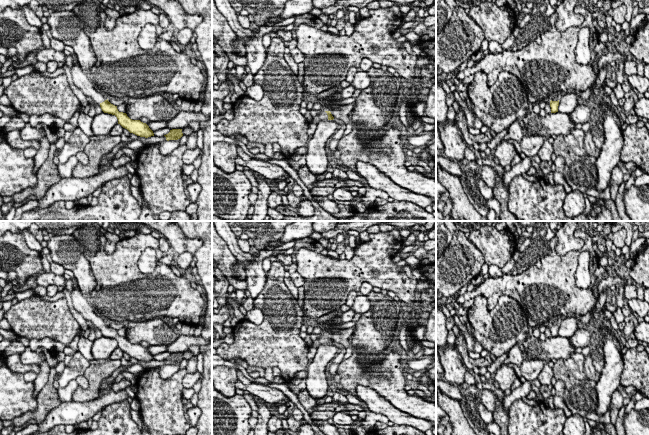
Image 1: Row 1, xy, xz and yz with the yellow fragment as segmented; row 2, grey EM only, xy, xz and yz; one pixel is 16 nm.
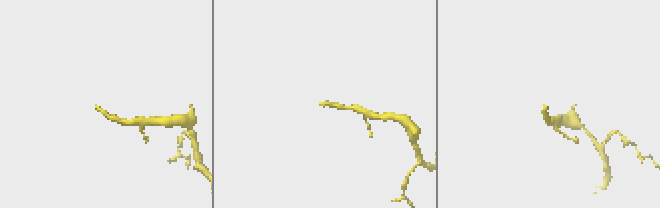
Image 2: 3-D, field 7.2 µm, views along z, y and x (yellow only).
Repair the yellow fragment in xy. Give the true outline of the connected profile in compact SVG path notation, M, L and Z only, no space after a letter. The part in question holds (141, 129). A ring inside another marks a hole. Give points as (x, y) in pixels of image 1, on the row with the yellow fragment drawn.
M73 54L74 65L71 68L71 75L74 84L79 88L86 97L90 97L97 105L99 105L104 113L115 115L118 119L118 124L140 137L154 136L153 131L146 123L140 120L130 119L126 113L119 112L117 106L111 104L106 96L101 93L90 80L87 72L83 71L77 61L77 57Z

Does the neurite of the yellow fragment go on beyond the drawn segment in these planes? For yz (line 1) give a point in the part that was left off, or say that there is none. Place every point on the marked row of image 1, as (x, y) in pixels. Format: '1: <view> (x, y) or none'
1: yz (556, 97)

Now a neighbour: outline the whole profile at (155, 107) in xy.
M161 94L148 95L142 98L126 99L126 114L132 120L148 118L150 121L169 121L173 119L178 110Z

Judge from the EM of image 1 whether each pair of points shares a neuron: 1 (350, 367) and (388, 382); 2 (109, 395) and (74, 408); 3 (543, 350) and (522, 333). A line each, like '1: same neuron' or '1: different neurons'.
1: same neuron
2: same neuron
3: different neurons

